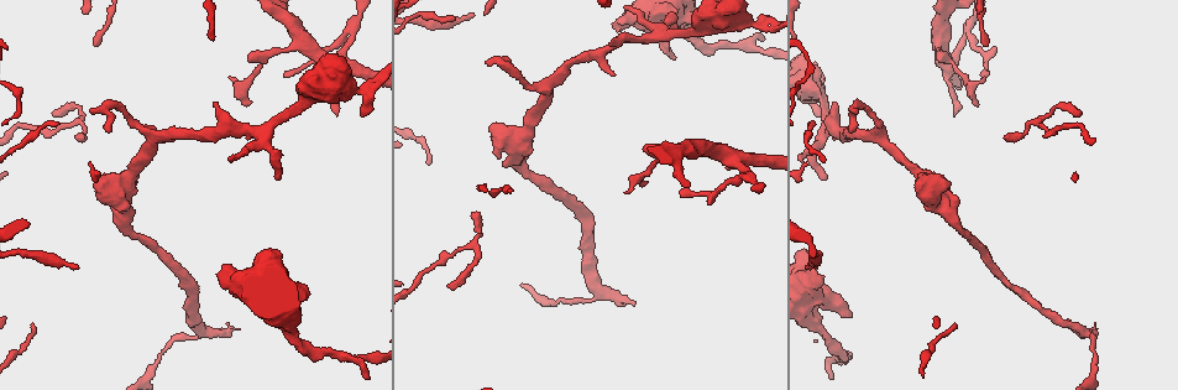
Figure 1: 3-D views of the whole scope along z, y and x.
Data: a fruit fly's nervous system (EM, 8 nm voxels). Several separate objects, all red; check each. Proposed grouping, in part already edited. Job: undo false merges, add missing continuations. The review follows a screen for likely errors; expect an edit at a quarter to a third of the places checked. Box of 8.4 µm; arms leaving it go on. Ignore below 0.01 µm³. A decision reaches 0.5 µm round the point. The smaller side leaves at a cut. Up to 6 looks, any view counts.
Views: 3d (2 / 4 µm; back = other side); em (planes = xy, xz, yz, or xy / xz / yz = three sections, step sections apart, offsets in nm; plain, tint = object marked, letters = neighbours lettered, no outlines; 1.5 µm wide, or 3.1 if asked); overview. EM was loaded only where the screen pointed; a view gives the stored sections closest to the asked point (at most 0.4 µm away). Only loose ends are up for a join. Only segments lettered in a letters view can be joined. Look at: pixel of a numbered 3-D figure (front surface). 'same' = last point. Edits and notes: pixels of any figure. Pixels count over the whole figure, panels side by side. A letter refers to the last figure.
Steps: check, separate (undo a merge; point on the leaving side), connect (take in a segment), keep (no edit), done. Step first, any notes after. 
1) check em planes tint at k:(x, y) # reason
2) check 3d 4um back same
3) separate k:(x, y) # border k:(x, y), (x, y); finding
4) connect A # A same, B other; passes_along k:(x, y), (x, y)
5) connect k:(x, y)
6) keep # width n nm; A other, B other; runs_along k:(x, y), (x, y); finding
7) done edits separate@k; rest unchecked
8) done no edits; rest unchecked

check 3d 4um at 1:(853, 131) # free end

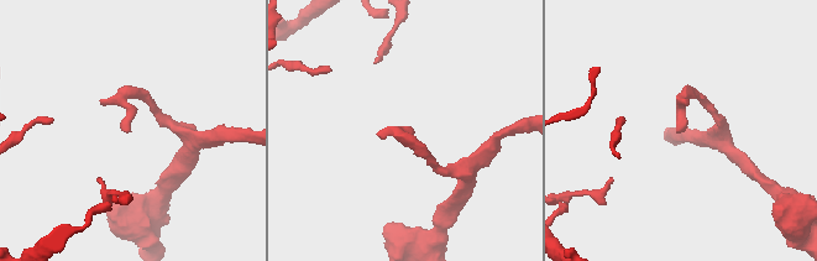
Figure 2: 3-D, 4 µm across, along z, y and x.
check em 3.1um yz step 16 plain at 2:(126, 129)

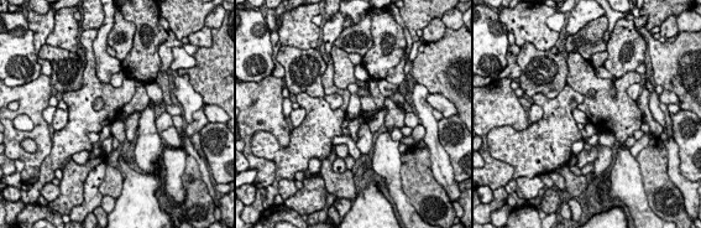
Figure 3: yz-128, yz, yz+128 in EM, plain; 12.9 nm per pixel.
check em 3.1um yz step 16 letters same

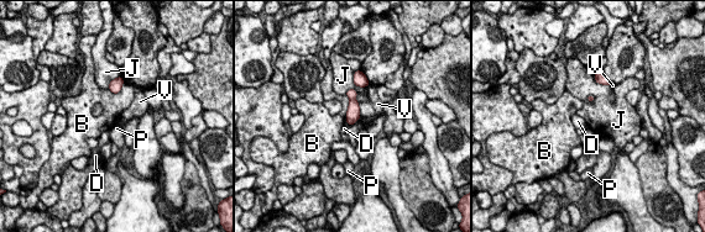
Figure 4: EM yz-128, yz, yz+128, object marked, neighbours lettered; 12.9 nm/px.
keep # width 190 nm; B other, D other, J other, P other, V other; border 4:(360, 117), (355, 124); no lettered segment goes on from it

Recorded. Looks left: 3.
check em planes letters at 1:(610, 44) # branch stops here

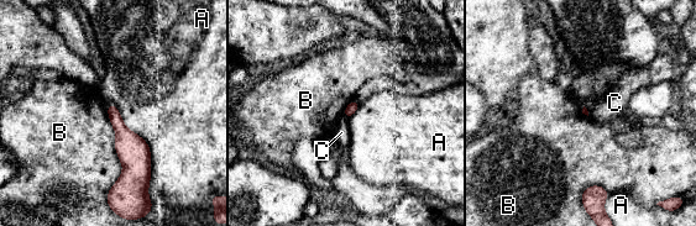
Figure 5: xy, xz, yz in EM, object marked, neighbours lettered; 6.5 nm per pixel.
keep # A other, B other, C other; border 5:(106, 104), (123, 167), (108, 198); no lettered segment goes on from it

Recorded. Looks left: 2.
check em planes letters at 1:(613, 26) # free end

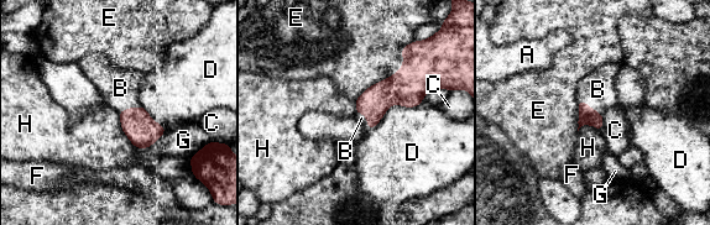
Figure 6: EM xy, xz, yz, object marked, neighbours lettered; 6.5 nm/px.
connect 6:(598, 89) # A other, B same, C other, D other, E other, F other, G other, H other; passes_along 6:(586, 115), (589, 108), (598, 89); it goes on there

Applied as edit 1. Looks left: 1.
done edits connect@6; rest unchecked

